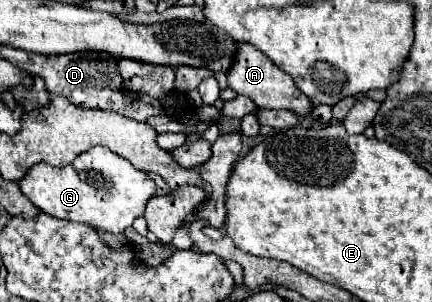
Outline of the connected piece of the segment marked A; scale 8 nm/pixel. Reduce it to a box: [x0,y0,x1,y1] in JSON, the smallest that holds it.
[227,42,311,114]

